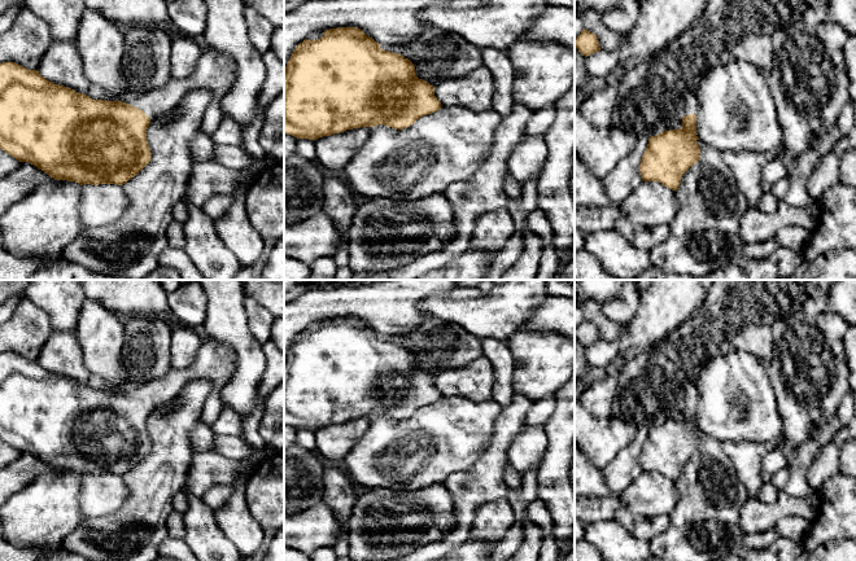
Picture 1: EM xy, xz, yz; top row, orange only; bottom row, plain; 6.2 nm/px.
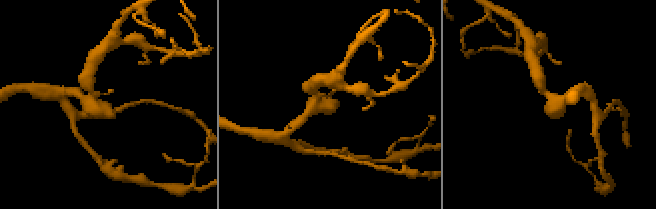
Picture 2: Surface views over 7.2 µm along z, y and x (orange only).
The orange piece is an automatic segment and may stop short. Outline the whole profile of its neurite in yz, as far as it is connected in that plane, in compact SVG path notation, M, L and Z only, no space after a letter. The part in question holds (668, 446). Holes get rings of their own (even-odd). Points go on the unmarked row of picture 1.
M689 381L685 384L682 417L648 428L639 455L643 472L659 472L672 481L678 479L682 465L700 448L696 404L696 382Z

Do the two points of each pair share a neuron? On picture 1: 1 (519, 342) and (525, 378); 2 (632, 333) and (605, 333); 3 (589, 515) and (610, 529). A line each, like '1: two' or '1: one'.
1: one
2: two
3: two

